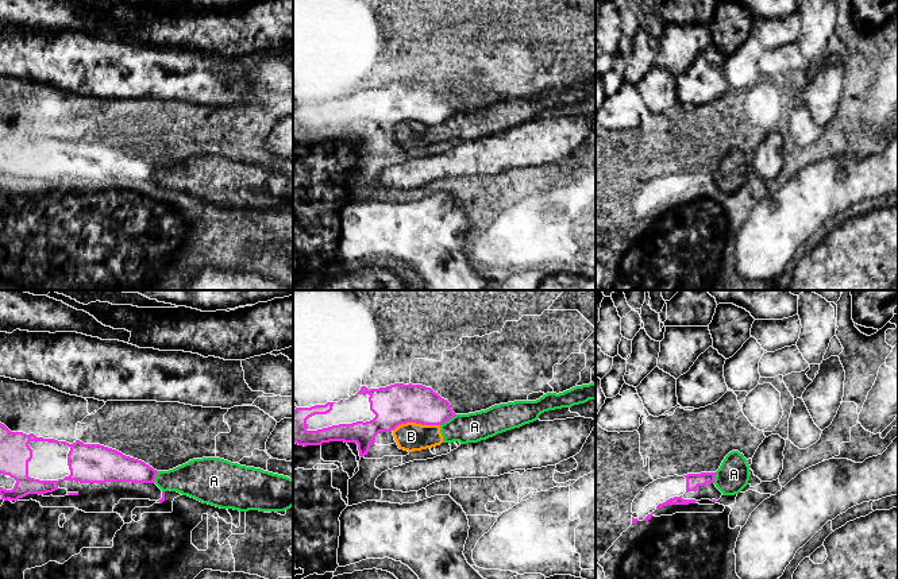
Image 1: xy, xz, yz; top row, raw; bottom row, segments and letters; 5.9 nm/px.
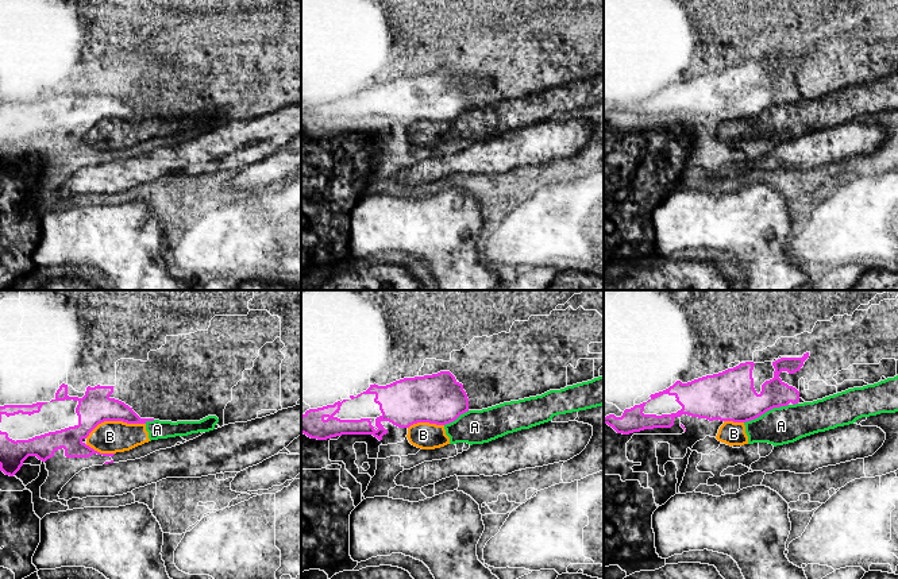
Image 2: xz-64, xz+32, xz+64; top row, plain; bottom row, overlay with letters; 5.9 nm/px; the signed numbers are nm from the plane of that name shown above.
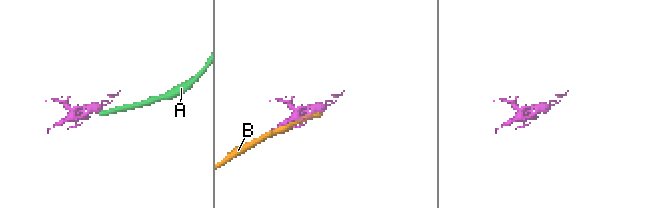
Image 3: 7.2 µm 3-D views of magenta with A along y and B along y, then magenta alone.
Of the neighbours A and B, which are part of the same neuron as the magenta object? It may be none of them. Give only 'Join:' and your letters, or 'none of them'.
Join: none of them

